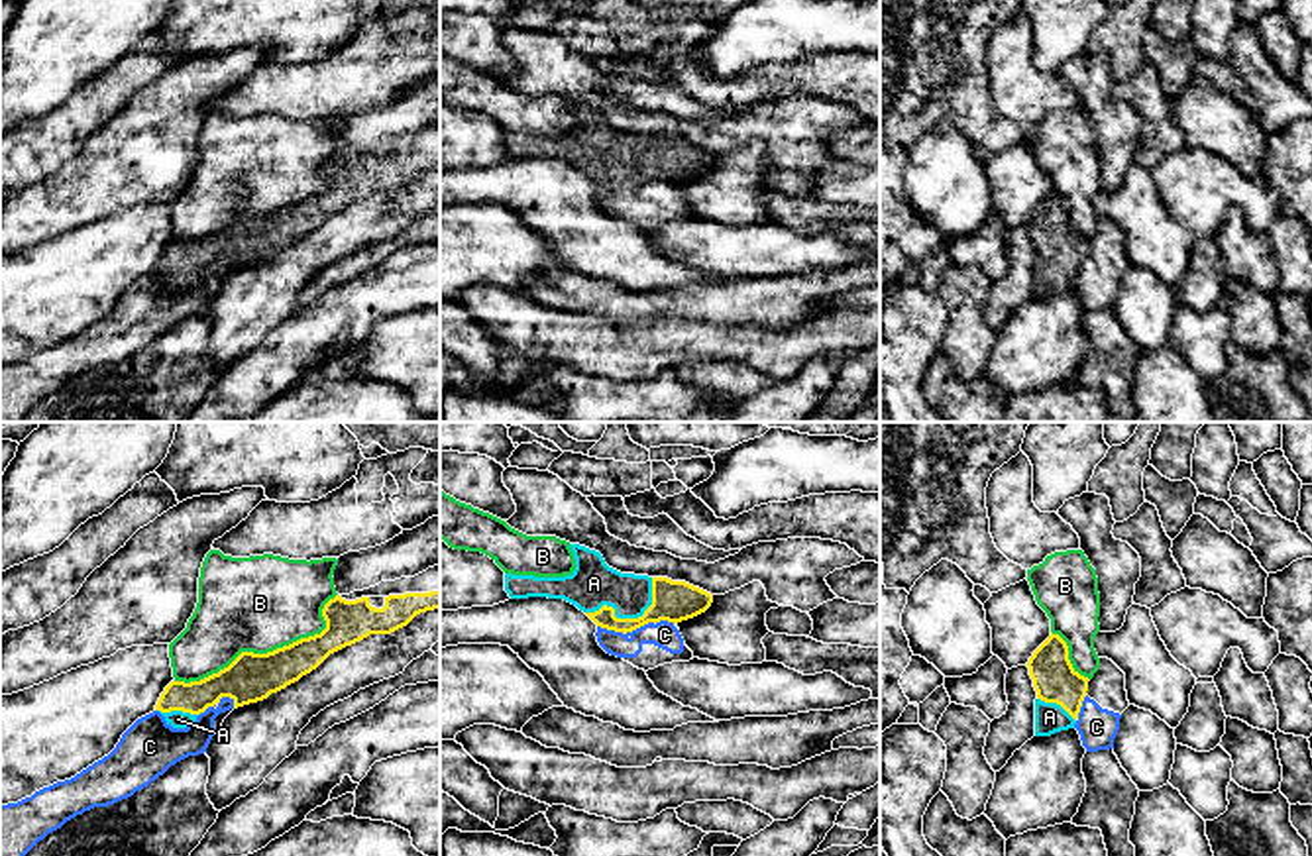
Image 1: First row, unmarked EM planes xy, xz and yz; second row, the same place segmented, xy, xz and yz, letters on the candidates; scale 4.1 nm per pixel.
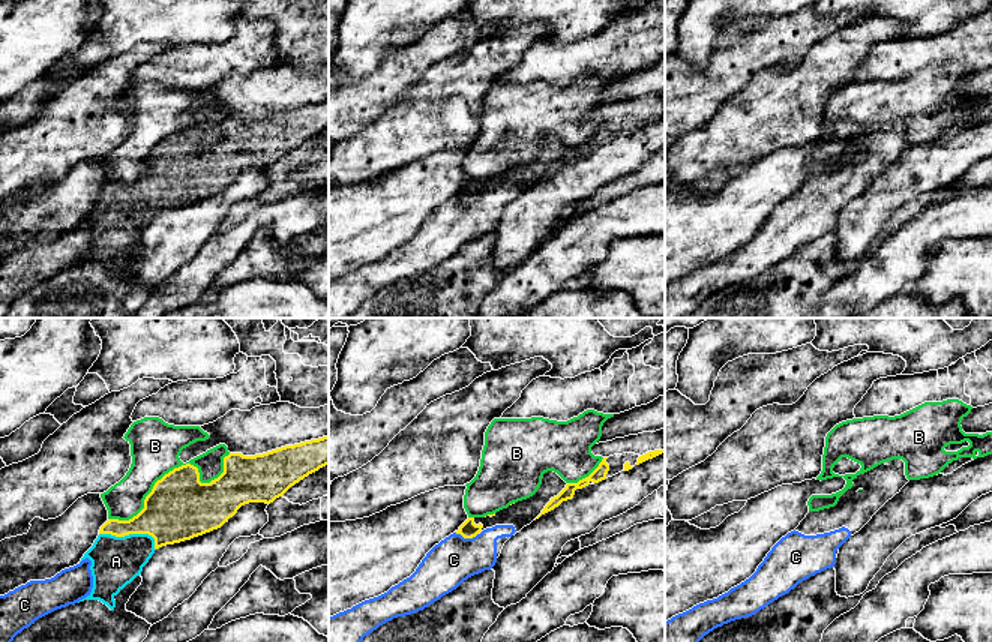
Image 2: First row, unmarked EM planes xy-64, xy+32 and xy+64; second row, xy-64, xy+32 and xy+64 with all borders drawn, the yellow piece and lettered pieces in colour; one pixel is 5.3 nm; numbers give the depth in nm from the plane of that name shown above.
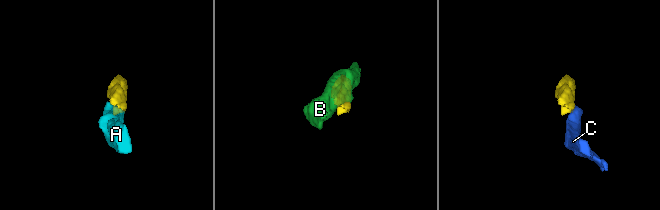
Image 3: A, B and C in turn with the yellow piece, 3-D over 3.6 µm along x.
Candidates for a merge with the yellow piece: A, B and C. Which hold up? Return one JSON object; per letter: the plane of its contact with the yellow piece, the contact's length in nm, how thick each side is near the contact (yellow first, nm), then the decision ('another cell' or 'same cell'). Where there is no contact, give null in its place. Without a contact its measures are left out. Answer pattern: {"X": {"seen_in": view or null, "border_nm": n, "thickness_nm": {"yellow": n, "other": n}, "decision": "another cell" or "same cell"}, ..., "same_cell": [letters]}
{"A": {"seen_in": "xz", "border_nm": 320, "thickness_nm": {"yellow": 170, "other": 190}, "decision": "same cell"}, "B": {"seen_in": "xy", "border_nm": 750, "thickness_nm": {"yellow": 200, "other": 400}, "decision": "another cell"}, "C": {"seen_in": "xz", "border_nm": 240, "thickness_nm": {"yellow": 170, "other": 110}, "decision": "another cell"}, "same_cell": ["A"]}

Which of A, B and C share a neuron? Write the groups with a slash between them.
A / B / C

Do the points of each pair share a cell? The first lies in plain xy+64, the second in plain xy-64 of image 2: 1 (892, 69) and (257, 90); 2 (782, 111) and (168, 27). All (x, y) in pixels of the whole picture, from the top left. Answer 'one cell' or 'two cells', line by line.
1: two cells
2: two cells

